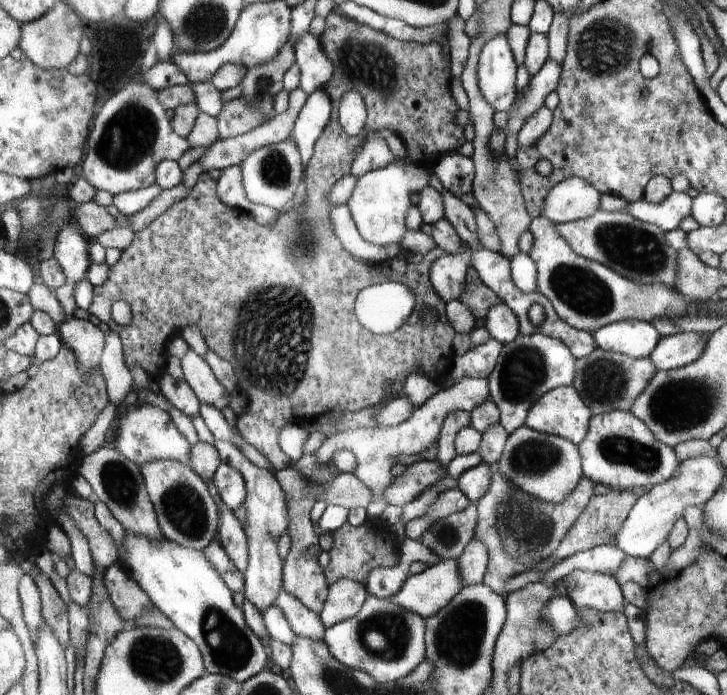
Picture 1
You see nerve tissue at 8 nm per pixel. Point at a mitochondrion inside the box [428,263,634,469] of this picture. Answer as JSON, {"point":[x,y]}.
{"point":[524,371]}

